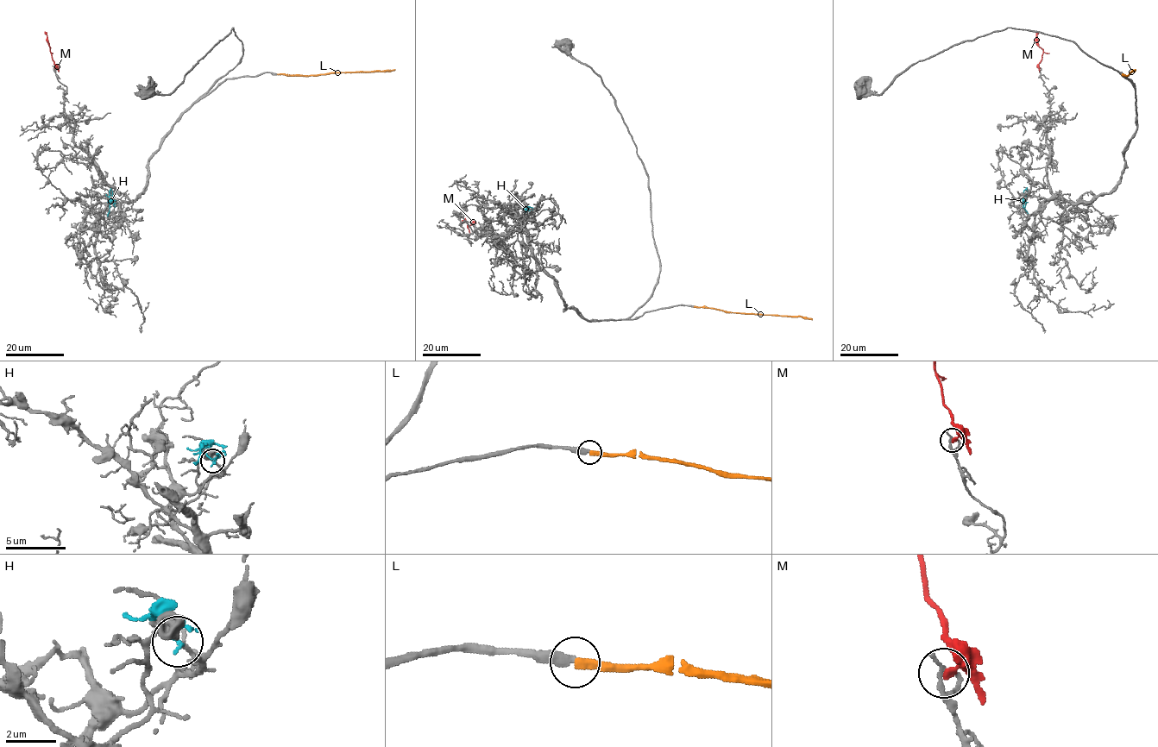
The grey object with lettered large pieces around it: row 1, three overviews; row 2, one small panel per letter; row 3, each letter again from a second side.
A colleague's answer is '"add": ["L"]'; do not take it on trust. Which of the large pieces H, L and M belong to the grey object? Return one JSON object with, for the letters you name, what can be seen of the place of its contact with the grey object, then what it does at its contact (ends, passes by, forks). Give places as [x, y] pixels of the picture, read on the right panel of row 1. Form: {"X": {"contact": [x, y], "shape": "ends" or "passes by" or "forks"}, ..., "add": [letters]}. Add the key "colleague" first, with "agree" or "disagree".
{"colleague": "agree", "L": {"contact": [1123, 74], "shape": "ends"}, "add": ["L"]}

